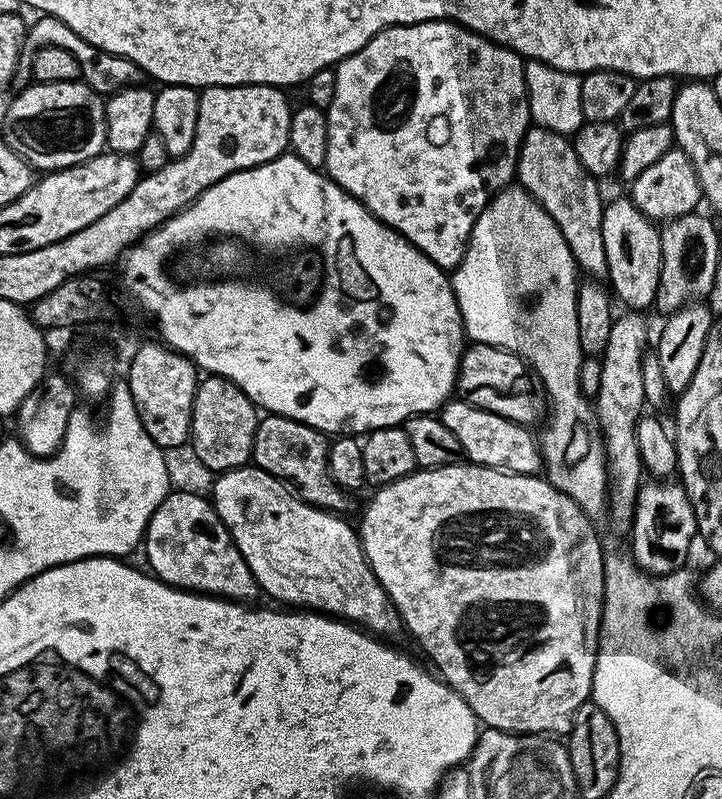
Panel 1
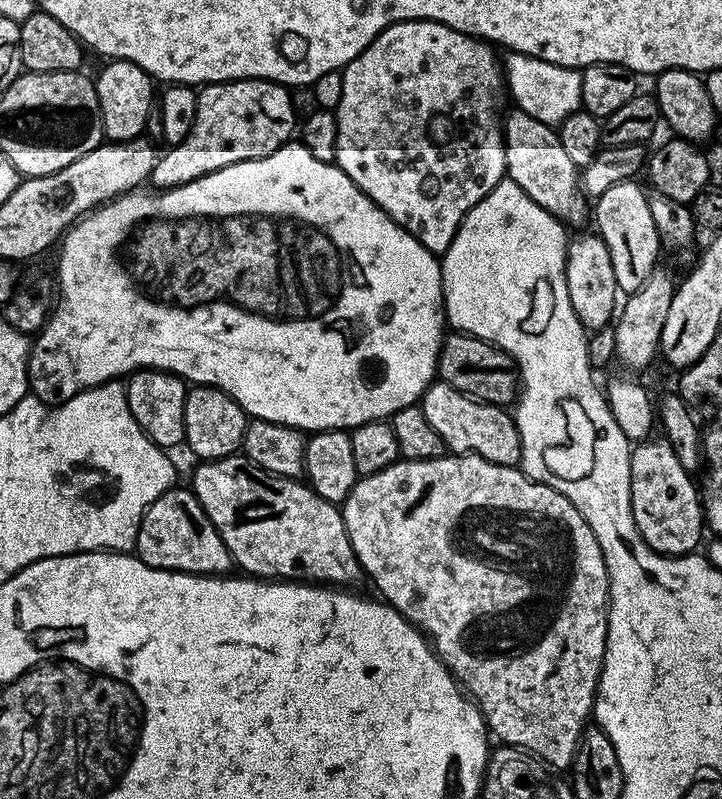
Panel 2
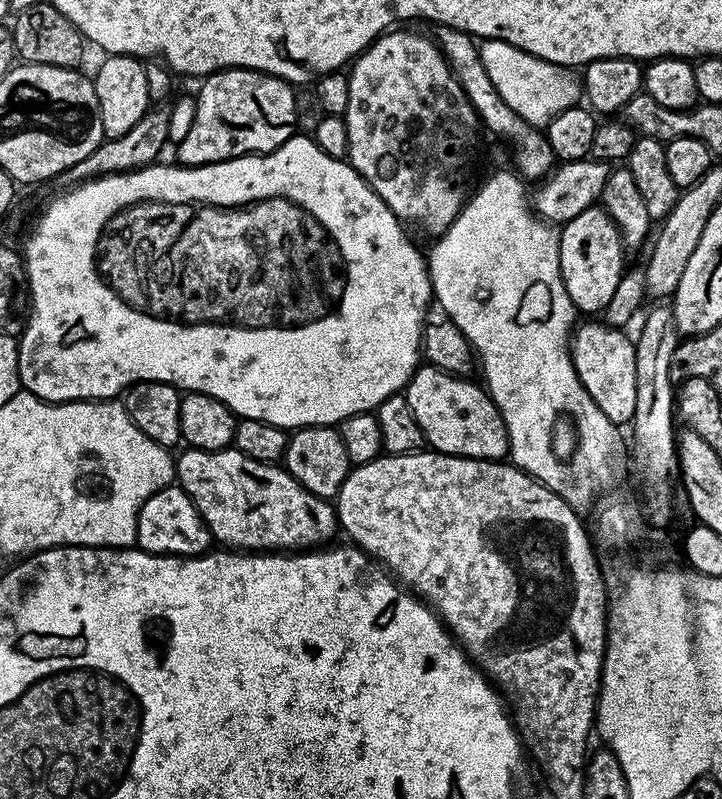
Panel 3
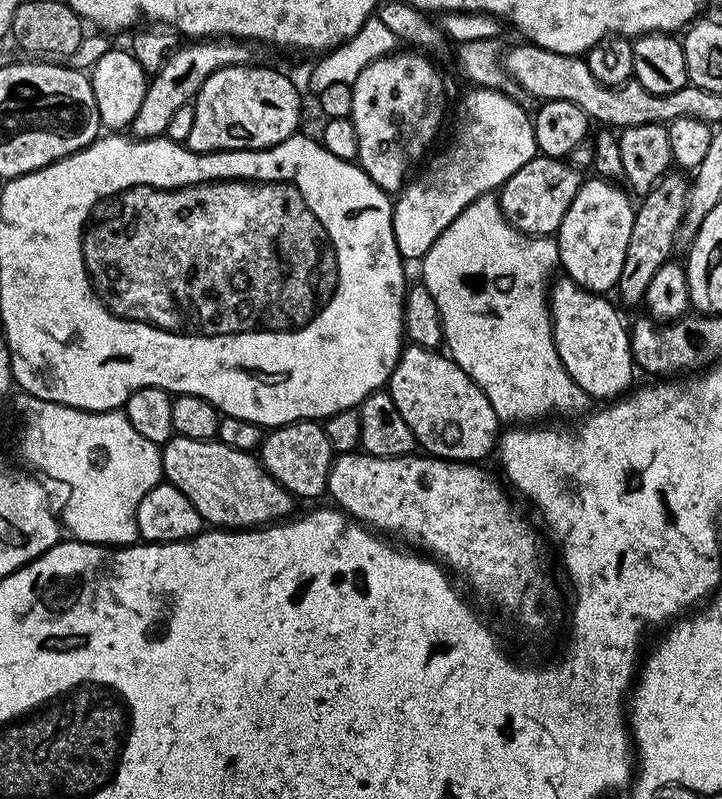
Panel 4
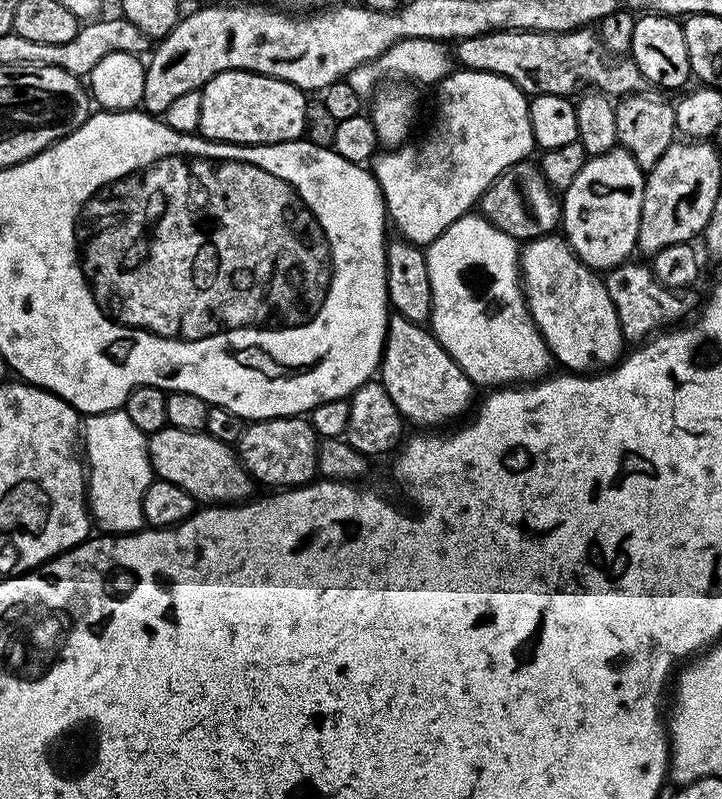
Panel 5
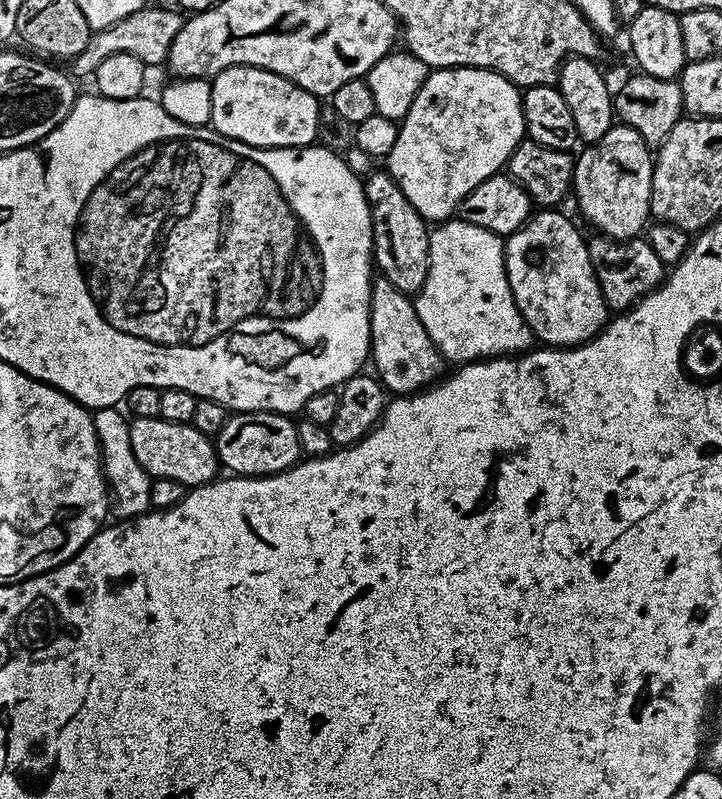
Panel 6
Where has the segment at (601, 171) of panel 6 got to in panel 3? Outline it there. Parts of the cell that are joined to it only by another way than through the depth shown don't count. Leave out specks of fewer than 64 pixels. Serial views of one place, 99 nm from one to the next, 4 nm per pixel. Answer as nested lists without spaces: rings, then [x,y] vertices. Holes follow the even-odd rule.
[[[595,204],[563,225],[559,233],[559,268],[572,304],[583,315],[603,313],[626,268],[620,231],[603,207]]]

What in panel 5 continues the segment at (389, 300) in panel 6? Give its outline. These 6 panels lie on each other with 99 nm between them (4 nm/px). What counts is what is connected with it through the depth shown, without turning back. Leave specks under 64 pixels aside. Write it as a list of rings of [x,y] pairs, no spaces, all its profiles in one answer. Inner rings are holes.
[[[397,314],[389,315],[388,333],[384,339],[384,356],[380,360],[378,379],[386,386],[386,394],[394,401],[394,406],[404,415],[409,425],[421,424],[421,429],[436,430],[441,426],[448,426],[451,420],[459,421],[468,407],[471,409],[472,391],[474,385],[472,379],[462,371],[458,362],[450,358],[447,350],[436,341],[435,336],[424,324],[415,324],[410,318],[404,318]]]

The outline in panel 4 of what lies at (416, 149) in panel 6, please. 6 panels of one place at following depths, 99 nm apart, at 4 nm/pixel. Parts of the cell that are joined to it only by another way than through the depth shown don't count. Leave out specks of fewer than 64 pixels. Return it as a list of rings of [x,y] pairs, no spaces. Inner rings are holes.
[[[473,87],[472,92],[464,96],[460,104],[460,121],[456,124],[456,137],[448,144],[445,152],[440,152],[432,161],[427,161],[428,169],[420,177],[409,179],[400,189],[392,205],[392,225],[394,226],[394,242],[398,246],[400,255],[405,261],[423,261],[424,256],[434,246],[434,242],[474,202],[485,194],[495,193],[510,179],[526,162],[530,162],[538,155],[536,151],[536,139],[532,129],[533,117],[524,113],[520,104],[515,104],[507,91],[494,88]]]

